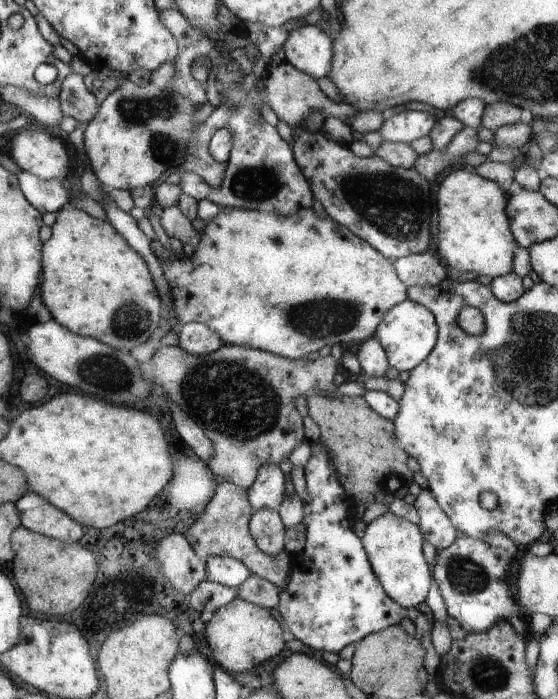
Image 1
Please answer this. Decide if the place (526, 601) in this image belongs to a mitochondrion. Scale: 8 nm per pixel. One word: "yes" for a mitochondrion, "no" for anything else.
no

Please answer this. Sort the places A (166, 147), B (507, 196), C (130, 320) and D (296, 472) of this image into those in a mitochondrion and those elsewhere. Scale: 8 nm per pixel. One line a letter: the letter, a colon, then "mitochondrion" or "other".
A: mitochondrion
B: other
C: mitochondrion
D: other

